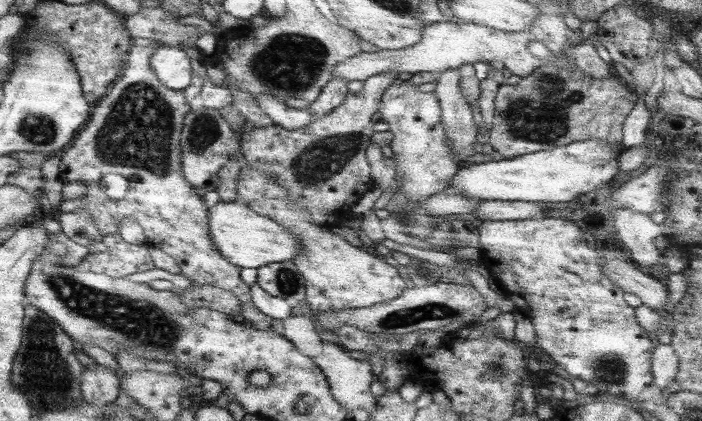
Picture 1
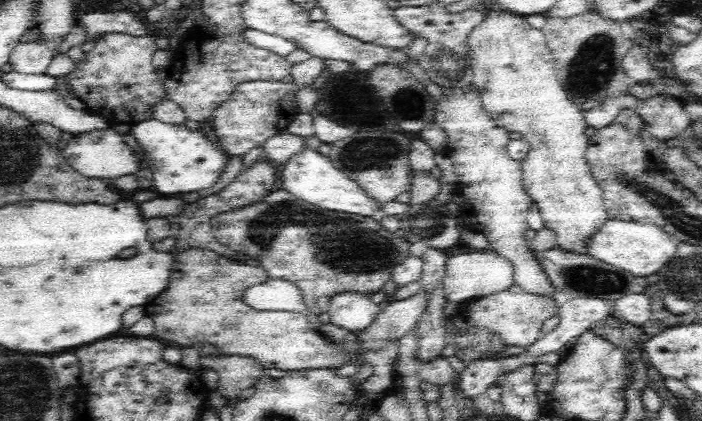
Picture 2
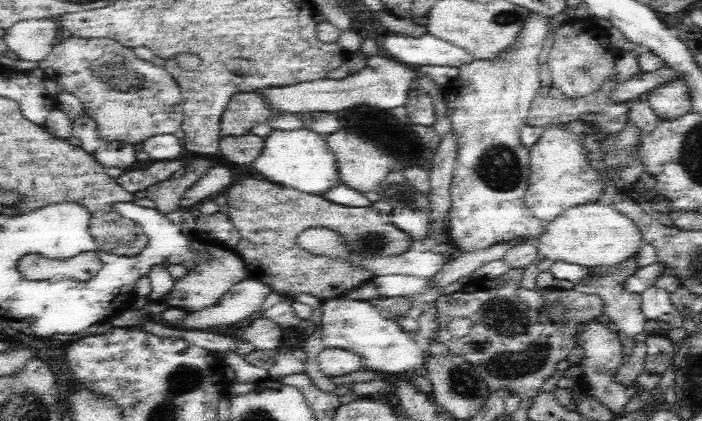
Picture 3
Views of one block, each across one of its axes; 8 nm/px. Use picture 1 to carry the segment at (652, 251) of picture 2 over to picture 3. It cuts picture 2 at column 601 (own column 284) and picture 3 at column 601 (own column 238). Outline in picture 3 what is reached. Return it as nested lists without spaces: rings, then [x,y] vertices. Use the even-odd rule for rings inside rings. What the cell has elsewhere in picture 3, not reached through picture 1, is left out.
[[[601,201],[566,210],[556,221],[546,224],[546,234],[536,246],[540,255],[554,262],[568,262],[586,268],[612,268],[636,259],[644,244],[636,223],[612,205]]]

